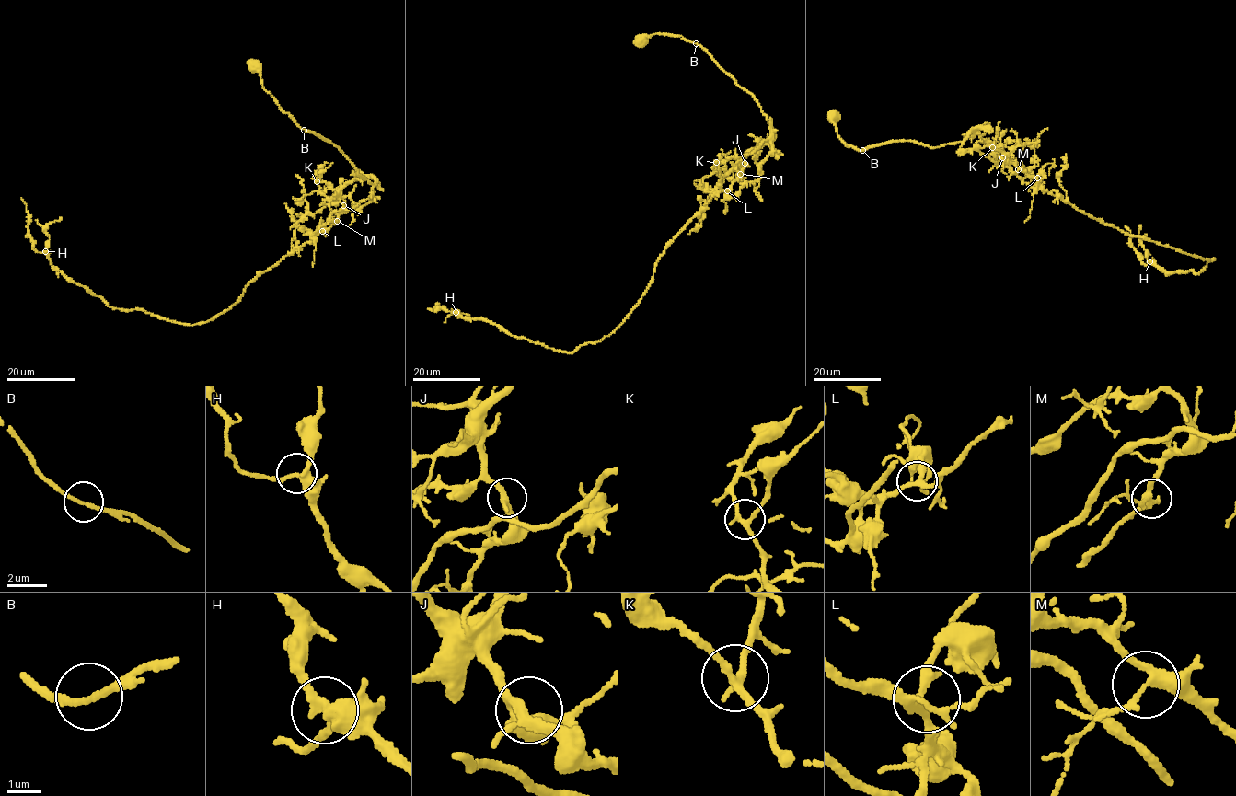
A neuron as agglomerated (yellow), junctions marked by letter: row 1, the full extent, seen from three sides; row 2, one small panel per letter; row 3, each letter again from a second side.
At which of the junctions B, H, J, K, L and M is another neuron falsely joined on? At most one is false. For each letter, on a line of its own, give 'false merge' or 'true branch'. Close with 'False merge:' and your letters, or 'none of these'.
B: true branch
H: true branch
J: true branch
K: true branch
L: true branch
M: true branch
False merge: none of these

